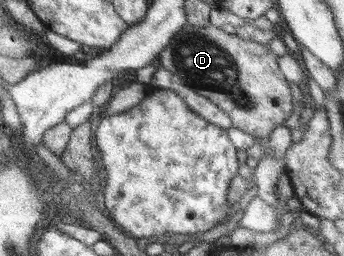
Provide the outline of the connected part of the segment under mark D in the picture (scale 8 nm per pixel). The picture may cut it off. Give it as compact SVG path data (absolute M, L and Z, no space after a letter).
M211 24L205 27L185 25L159 53L163 68L178 75L185 85L223 110L231 118L233 127L257 139L269 137L293 111L289 83L285 81L278 61L279 56L267 45L227 35Z

